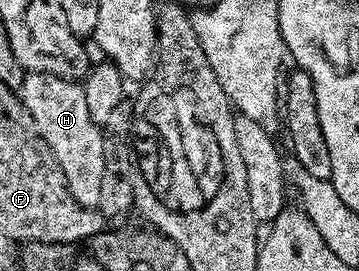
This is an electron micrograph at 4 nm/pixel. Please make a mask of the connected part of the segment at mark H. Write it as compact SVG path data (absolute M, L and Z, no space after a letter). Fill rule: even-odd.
M27 72L21 85L21 99L64 171L73 198L82 208L98 209L101 173L105 171L103 134L100 125L89 114L89 102L85 100L82 83L48 72Z

